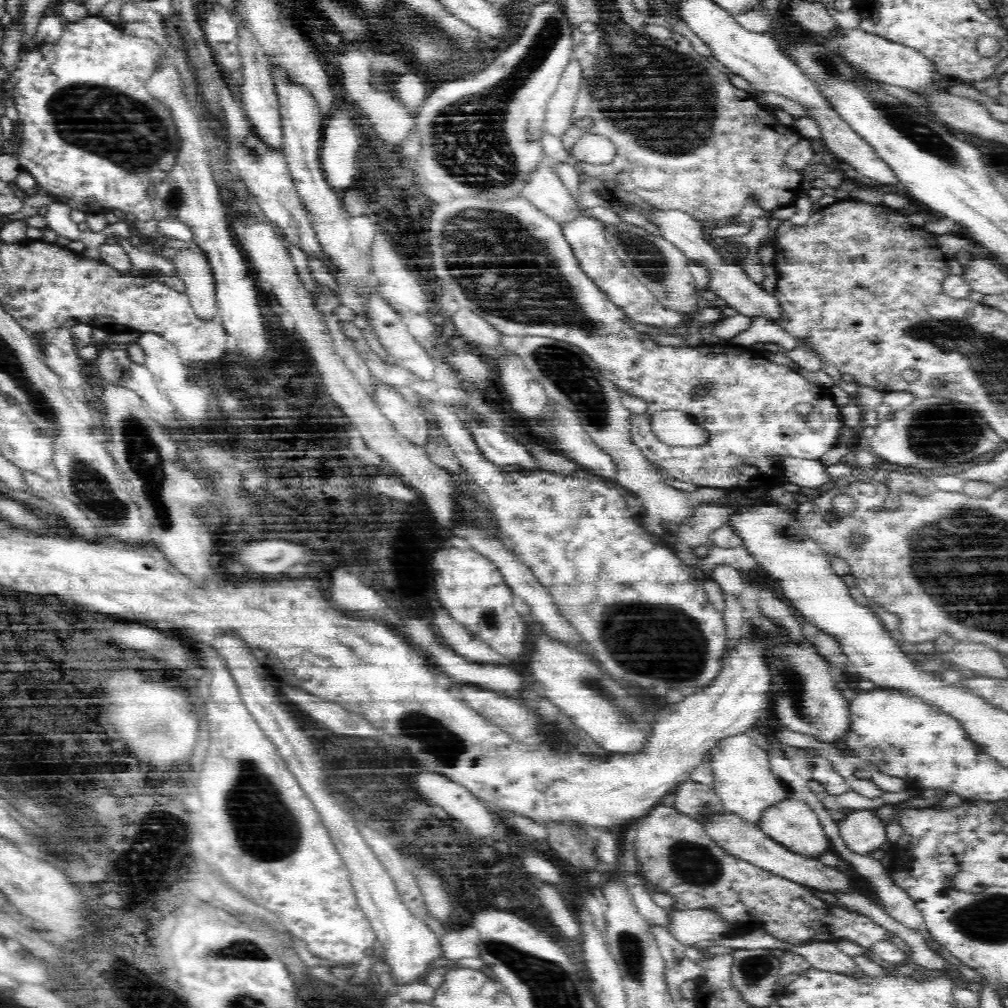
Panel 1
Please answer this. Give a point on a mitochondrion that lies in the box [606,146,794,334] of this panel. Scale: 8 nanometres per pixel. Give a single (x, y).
(647, 257)

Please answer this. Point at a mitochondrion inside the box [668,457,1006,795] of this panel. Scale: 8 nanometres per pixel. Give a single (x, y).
(791, 685)

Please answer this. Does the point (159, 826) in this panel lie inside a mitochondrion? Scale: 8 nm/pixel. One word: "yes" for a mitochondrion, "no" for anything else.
yes

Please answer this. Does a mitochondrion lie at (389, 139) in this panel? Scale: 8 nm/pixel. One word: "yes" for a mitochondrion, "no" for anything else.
no

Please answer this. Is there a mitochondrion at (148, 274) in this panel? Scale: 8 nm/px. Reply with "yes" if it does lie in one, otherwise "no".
no

